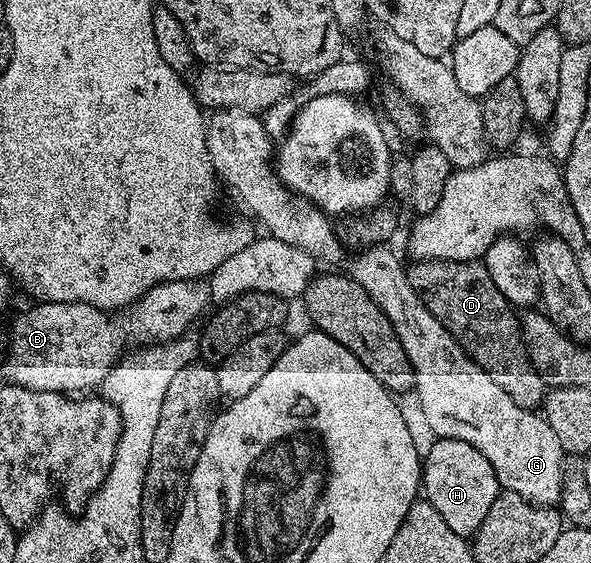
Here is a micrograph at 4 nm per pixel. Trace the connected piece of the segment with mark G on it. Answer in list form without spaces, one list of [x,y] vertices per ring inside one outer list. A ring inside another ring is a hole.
[[[387,245],[371,246],[360,250],[359,255],[351,263],[349,274],[357,280],[373,297],[373,301],[389,317],[401,345],[411,362],[411,368],[415,374],[413,395],[419,398],[419,411],[427,422],[427,427],[432,431],[432,436],[440,439],[460,439],[473,449],[485,453],[485,461],[493,465],[493,473],[497,473],[497,481],[504,491],[512,491],[525,501],[536,503],[539,507],[555,507],[561,493],[561,481],[563,480],[563,461],[565,452],[561,449],[561,441],[557,441],[553,429],[547,424],[542,414],[525,409],[489,377],[477,364],[472,363],[471,358],[464,353],[461,345],[452,335],[447,332],[445,325],[425,309],[419,294],[409,285],[405,263],[402,263]]]

